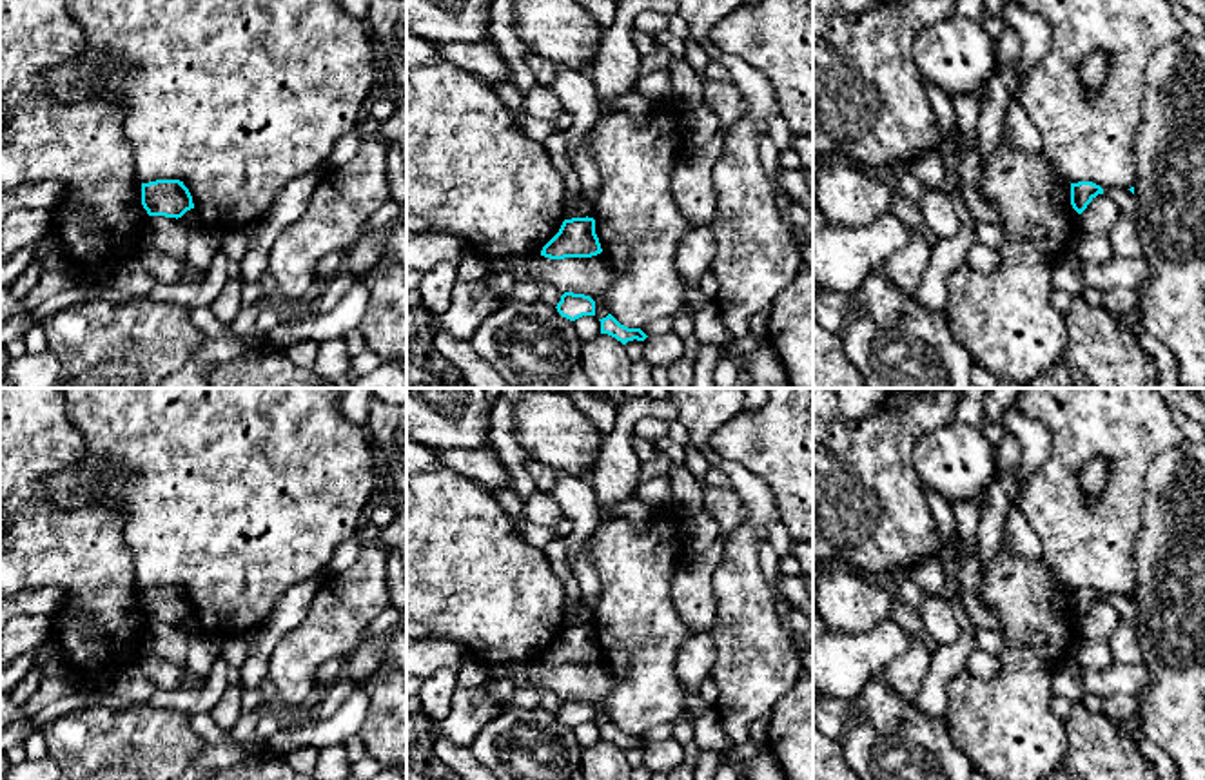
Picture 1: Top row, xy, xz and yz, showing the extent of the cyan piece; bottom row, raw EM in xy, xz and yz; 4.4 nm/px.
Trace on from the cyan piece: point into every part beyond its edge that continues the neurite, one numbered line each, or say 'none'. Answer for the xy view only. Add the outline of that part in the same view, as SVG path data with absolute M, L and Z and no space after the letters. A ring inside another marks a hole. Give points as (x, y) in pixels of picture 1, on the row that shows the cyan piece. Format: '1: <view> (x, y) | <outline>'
none

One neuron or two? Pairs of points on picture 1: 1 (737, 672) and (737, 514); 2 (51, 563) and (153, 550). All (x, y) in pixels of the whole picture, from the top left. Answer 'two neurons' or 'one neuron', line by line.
1: two neurons
2: two neurons

